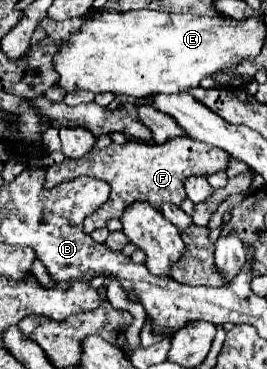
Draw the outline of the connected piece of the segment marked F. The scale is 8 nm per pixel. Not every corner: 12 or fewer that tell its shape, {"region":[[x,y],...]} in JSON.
{"region":[[188,136],[128,140],[46,170],[46,188],[92,176],[110,198],[90,234],[138,200],[186,200],[184,178],[226,172],[230,154]]}

